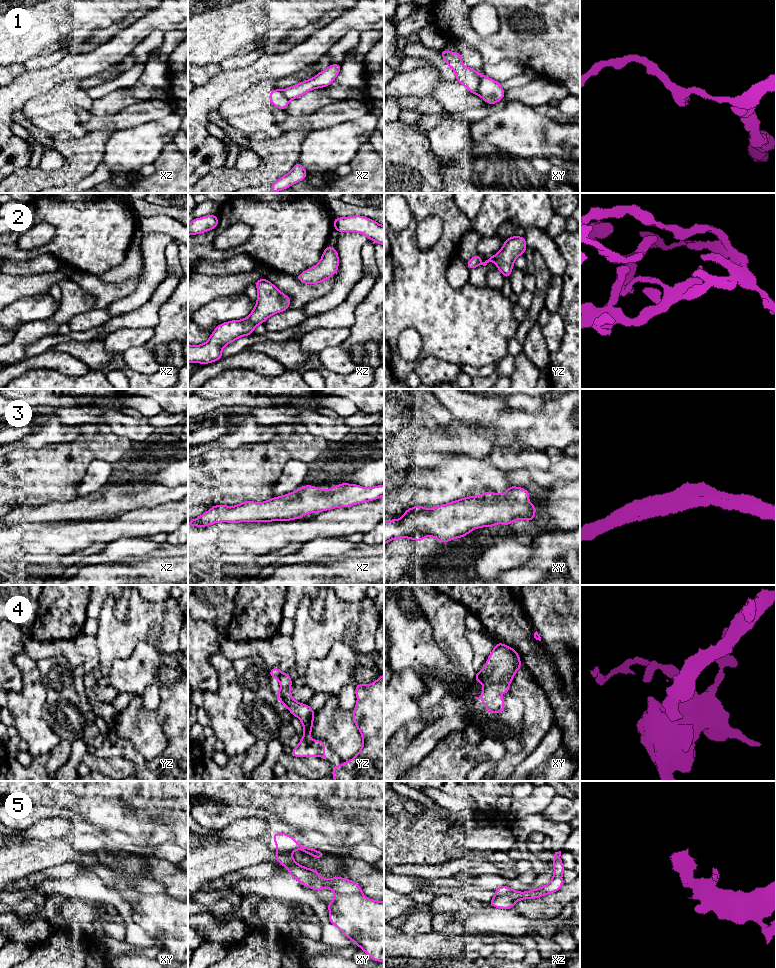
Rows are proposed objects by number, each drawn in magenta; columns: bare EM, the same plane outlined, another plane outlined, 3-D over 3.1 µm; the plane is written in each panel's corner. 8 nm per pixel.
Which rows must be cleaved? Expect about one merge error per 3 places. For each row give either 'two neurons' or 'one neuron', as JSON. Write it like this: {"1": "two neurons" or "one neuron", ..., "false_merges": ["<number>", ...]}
{"1": "two neurons", "2": "one neuron", "3": "one neuron", "4": "two neurons", "5": "two neurons", "false_merges": ["1", "4", "5"]}

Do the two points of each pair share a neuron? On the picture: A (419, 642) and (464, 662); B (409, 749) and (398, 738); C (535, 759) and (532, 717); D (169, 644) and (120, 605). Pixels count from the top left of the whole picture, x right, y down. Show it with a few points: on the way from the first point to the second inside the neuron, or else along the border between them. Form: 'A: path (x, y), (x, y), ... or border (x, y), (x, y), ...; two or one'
A: border (433, 634), (433, 639), (460, 673); two
B: path (406, 746), (401, 741); one
C: border (548, 731), (539, 744), (517, 766); two
D: border (131, 595), (126, 617), (123, 620), (117, 620); two

